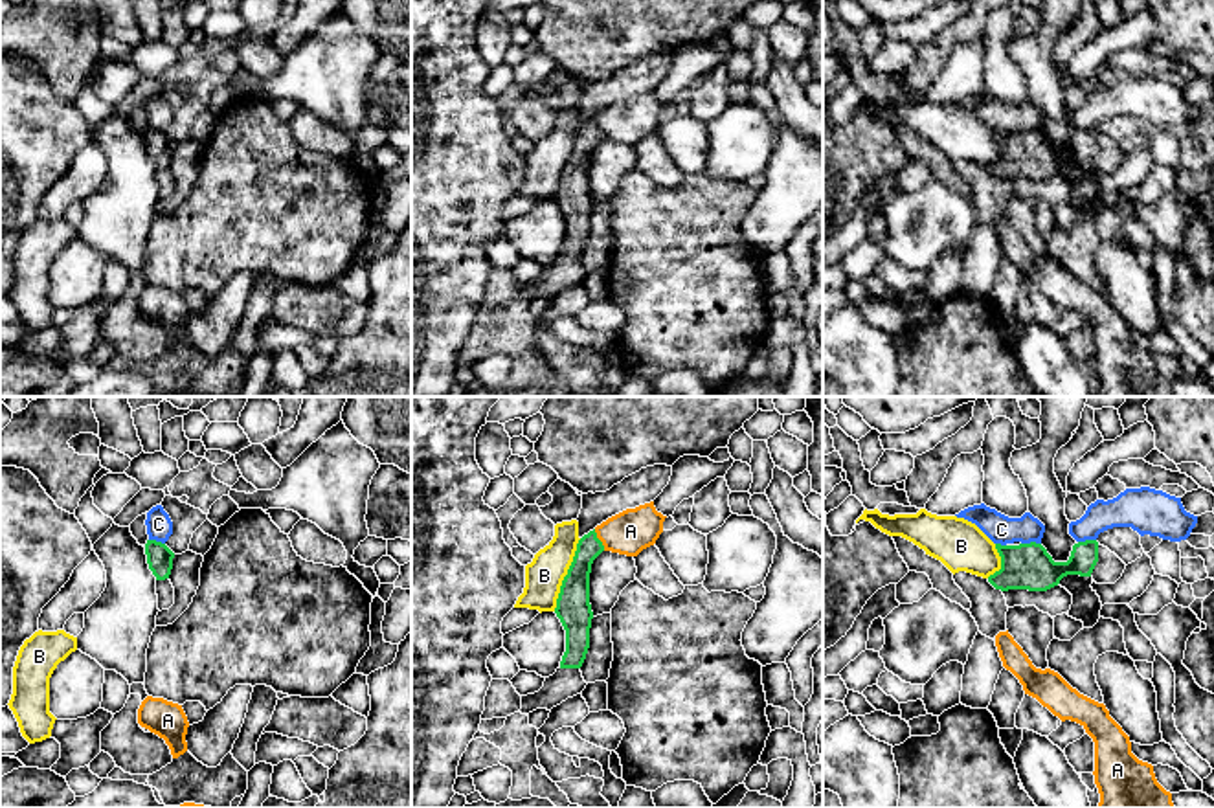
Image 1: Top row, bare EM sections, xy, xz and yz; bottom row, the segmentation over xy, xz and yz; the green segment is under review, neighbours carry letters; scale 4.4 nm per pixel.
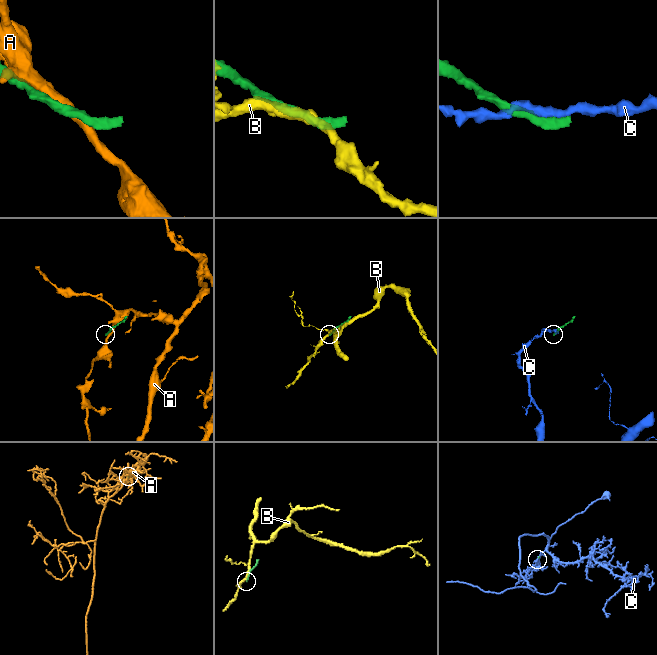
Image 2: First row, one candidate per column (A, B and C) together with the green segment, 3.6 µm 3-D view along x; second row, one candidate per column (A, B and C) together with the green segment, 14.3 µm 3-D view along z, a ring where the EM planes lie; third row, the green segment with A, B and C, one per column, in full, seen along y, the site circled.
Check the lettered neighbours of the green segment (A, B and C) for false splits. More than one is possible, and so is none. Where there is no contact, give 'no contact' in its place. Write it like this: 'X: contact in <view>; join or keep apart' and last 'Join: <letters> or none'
A: contact in xz; keep apart
B: contact in xz; keep apart
C: contact in yz; keep apart
Join: none

